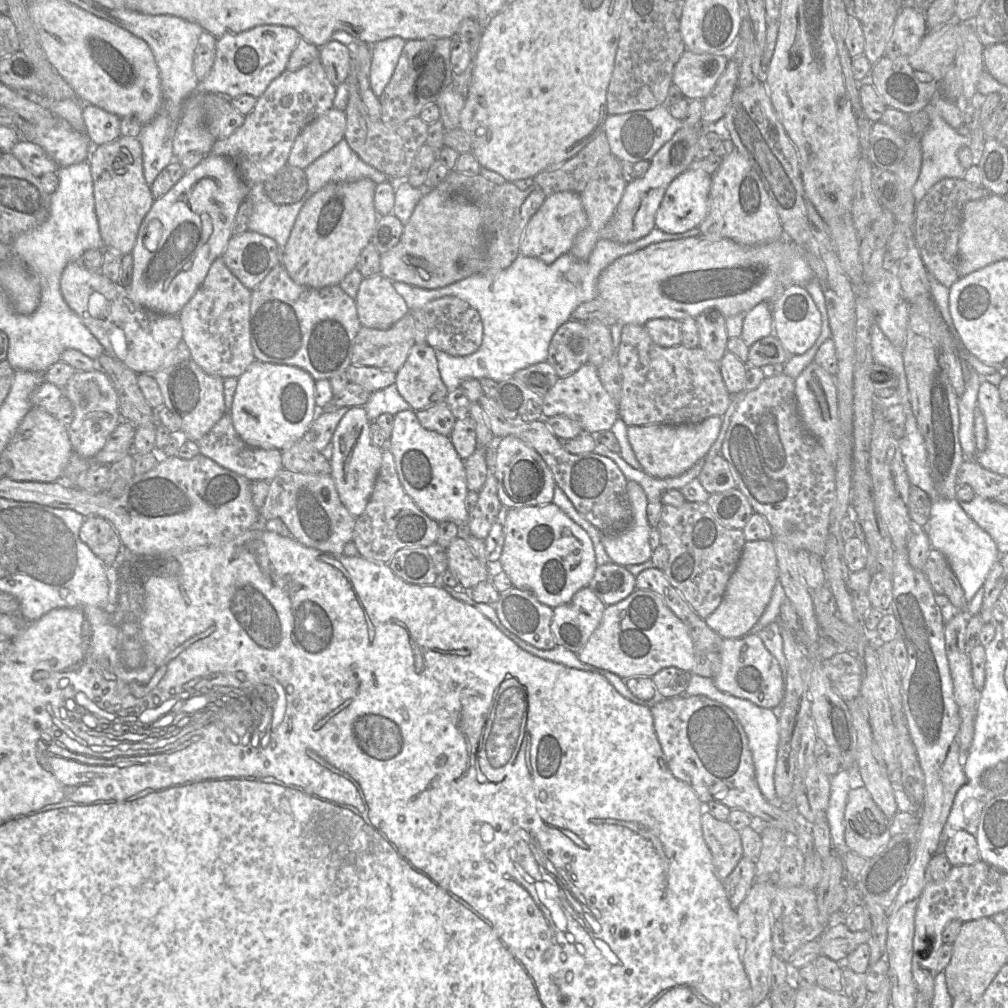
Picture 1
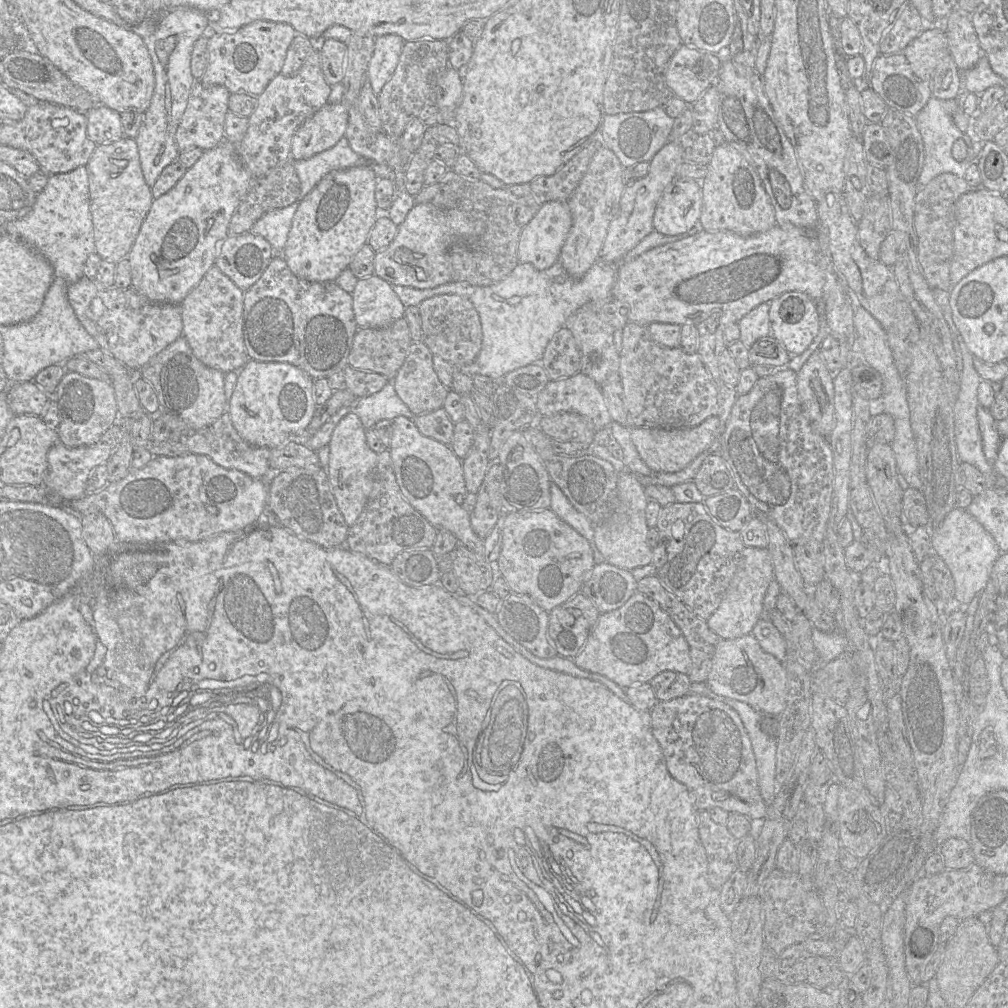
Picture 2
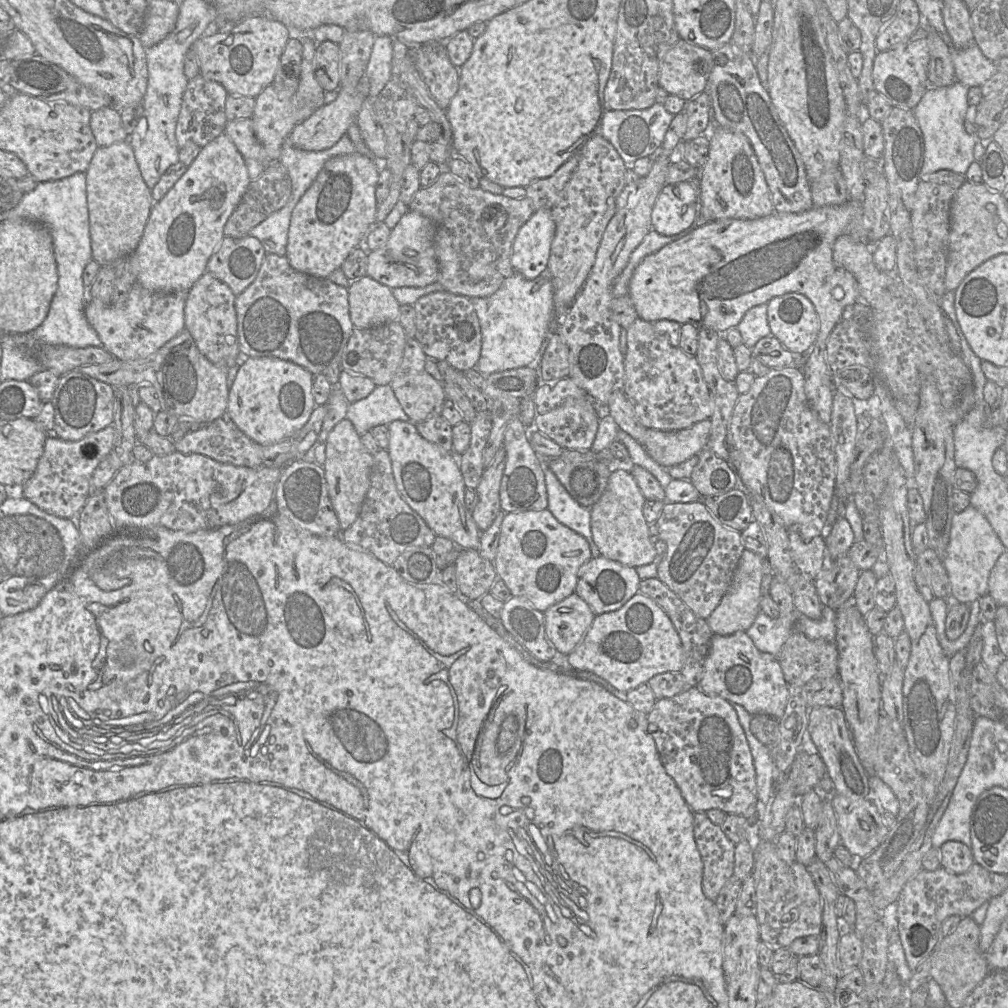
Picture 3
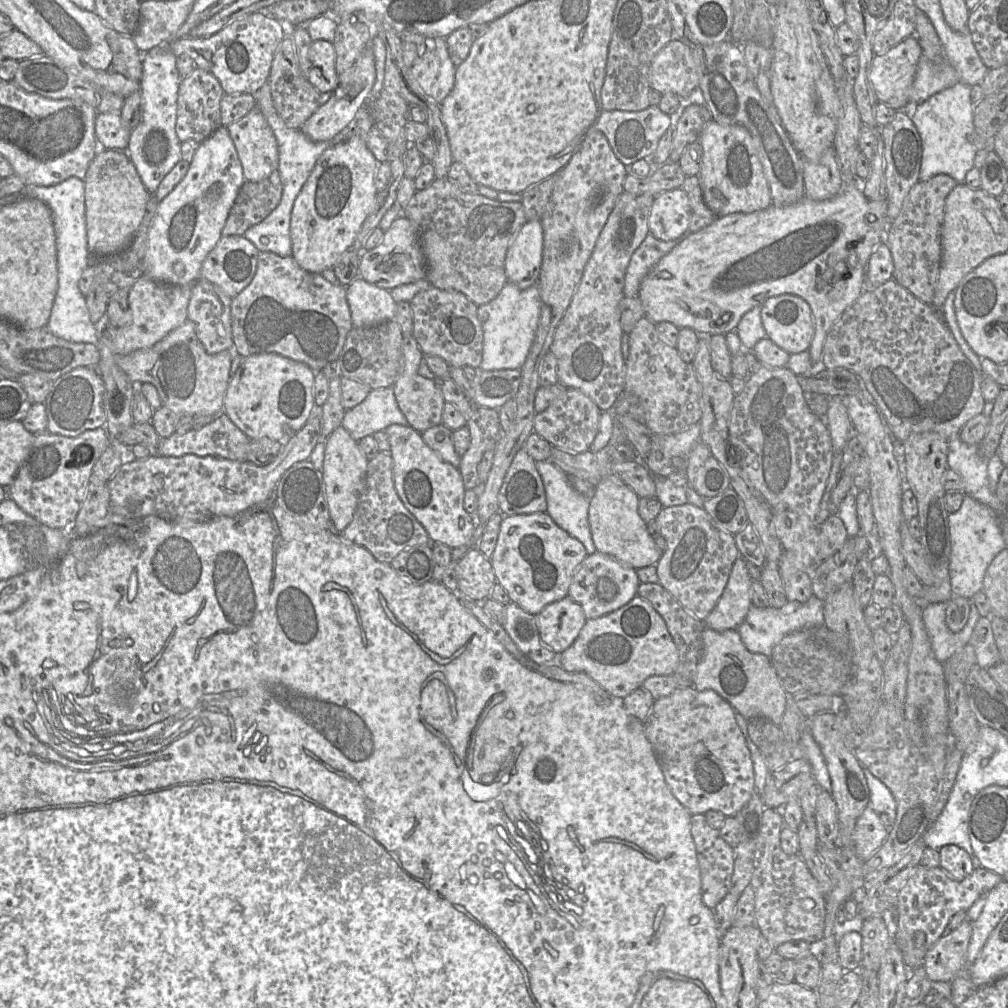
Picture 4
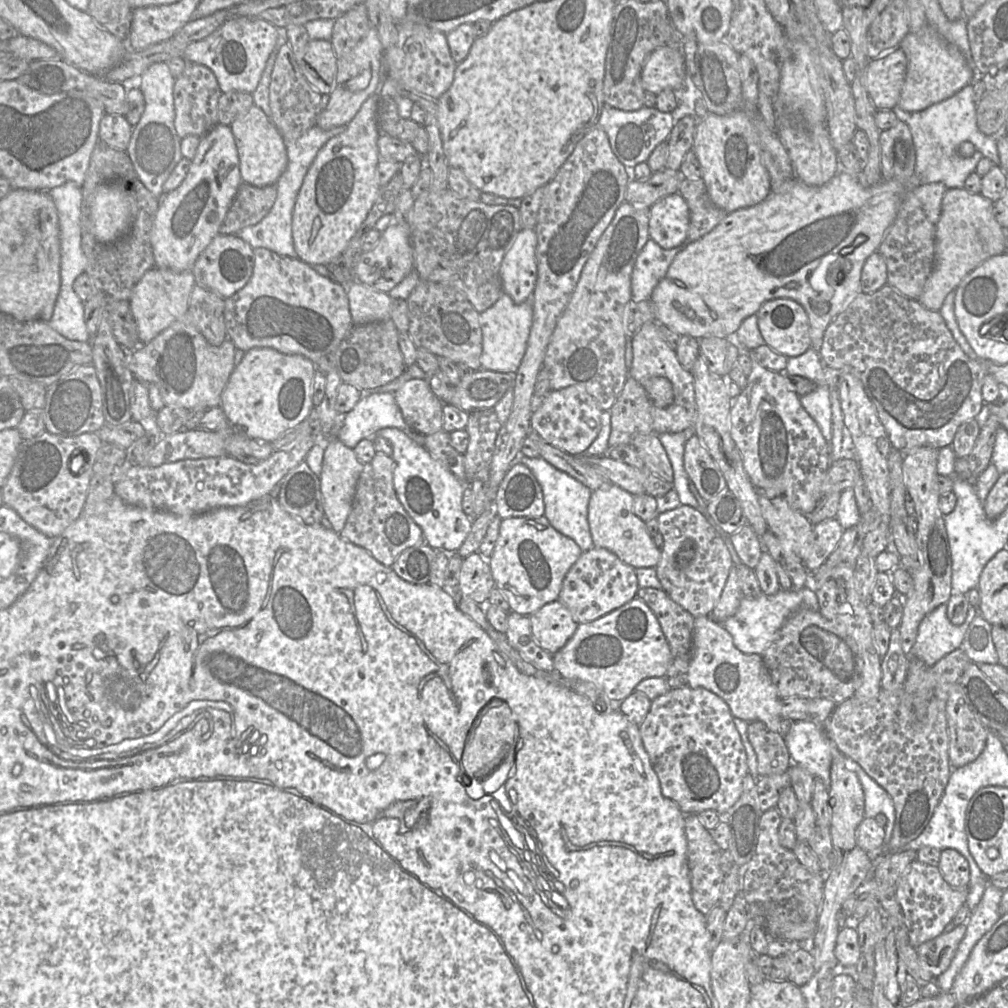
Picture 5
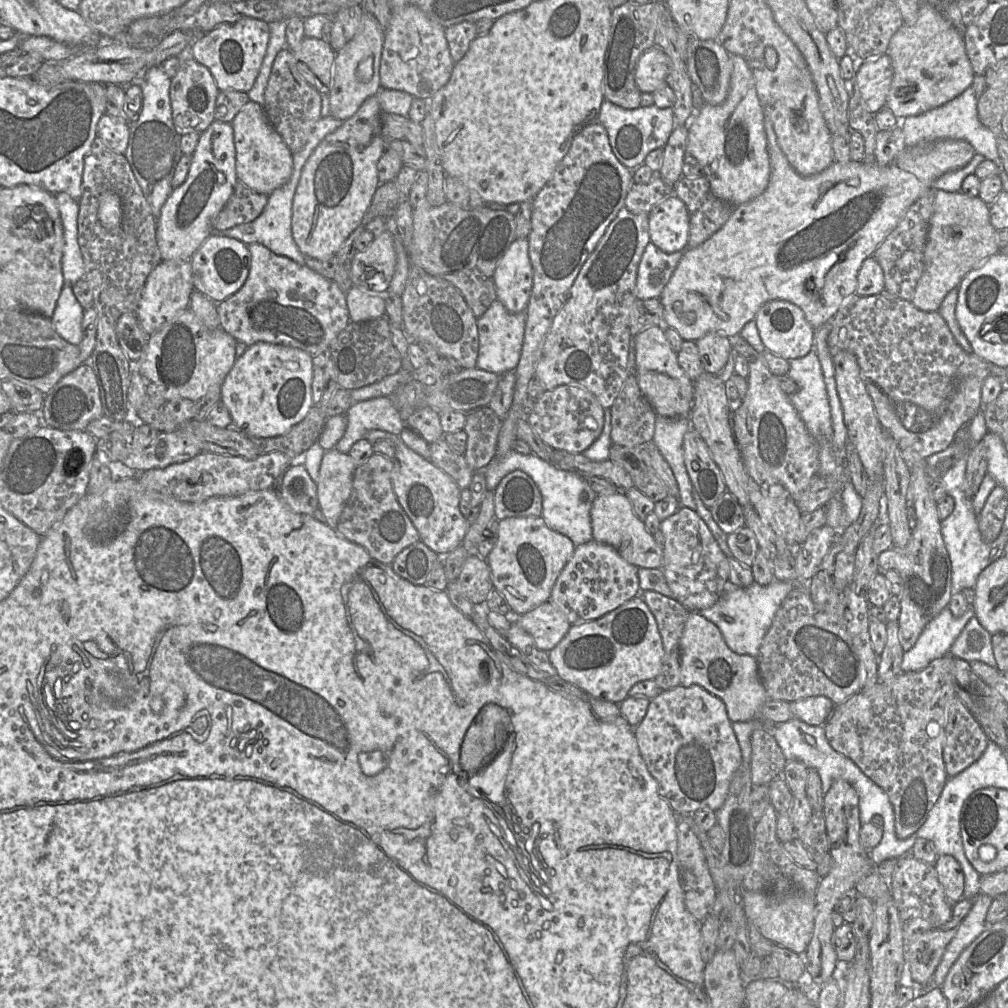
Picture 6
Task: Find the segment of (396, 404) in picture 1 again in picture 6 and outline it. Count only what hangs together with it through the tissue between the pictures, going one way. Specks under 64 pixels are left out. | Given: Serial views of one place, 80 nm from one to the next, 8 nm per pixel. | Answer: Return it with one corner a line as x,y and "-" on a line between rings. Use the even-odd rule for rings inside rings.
388,396
372,398
353,405
345,413
347,428
335,449
349,453
355,442
369,430
384,430
399,435
405,427
399,411

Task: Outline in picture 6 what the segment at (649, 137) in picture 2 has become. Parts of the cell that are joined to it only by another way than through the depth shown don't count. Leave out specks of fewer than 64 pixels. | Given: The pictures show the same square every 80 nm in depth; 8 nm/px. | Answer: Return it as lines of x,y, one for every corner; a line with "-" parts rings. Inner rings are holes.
606,99
602,102
598,122
606,128
612,152
630,170
644,164
651,151
663,148
674,129
672,108
661,109
653,104
648,107
625,109

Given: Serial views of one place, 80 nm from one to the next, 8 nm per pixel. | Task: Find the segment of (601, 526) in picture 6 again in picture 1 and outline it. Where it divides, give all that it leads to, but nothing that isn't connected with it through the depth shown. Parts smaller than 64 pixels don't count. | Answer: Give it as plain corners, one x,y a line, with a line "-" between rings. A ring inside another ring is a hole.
628,481
626,492
632,510
632,520
621,533
603,533
602,544
611,562
627,566
651,560
650,525
647,518
648,499
643,488

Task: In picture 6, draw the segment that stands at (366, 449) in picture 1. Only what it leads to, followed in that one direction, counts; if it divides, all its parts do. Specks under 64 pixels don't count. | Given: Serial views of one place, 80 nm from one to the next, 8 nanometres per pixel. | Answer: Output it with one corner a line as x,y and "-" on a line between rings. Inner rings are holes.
330,449
324,453
317,483
319,508
327,525
336,530
342,510
352,492
356,465
347,453

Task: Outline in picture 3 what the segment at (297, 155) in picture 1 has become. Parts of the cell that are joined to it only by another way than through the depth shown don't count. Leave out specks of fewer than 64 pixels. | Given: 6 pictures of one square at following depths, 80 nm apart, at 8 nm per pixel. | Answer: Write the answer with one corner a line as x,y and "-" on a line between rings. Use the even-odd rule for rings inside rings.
366,75
354,90
343,90
340,86
340,92
336,100
324,104
309,118
299,123
291,132
289,141
294,147
304,151
322,151
333,147
344,134
347,134
350,125
356,121
363,101
368,95
368,79

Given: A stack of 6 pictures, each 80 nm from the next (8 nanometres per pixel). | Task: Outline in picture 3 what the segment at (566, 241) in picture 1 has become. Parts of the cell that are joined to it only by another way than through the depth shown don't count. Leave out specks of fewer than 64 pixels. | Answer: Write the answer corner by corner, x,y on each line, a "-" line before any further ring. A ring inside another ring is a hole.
536,210
514,239
511,263
515,272
533,280
547,270
555,231
556,224
551,210

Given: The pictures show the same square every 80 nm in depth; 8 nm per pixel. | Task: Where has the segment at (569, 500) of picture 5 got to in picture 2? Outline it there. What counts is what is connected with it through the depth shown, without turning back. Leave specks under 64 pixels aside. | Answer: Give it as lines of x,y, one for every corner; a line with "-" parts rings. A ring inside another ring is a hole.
554,483
550,486
551,503
550,509
564,522
575,529
589,542
593,551
595,565
605,562
594,539
594,526
588,518
579,512
567,499
560,488

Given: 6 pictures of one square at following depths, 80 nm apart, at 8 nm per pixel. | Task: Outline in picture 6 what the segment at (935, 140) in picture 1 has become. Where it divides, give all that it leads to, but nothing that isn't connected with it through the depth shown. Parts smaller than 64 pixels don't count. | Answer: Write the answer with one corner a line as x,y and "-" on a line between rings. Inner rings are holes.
970,86
959,96
946,104
931,109
925,113
906,117
901,121
901,127
905,136
906,146
929,144
940,140
964,140
969,142
976,151
972,160
965,167
948,172
936,179
932,188
947,192
960,192
964,179
970,174
975,174
976,168
985,159
992,160
1001,167
1001,161
997,148
997,133
999,130
991,130
985,127
979,120
977,112
977,97
974,89

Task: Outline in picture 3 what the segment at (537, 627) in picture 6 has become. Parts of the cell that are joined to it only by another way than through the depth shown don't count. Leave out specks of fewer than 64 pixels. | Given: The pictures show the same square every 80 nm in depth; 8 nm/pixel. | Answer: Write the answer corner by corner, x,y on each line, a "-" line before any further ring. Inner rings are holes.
575,592
544,612
547,639
558,655
569,655
583,640
595,614

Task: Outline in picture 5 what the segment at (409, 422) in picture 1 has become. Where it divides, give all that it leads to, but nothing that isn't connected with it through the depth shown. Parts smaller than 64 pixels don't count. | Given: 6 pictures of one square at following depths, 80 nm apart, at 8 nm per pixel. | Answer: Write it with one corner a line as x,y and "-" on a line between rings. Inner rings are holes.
391,427
383,428
375,436
381,436
391,443
393,449
391,457
394,460
394,490
406,512
421,528
425,542
435,550
456,553
466,540
472,525
472,520
462,510
466,484
435,460
423,446
410,439
404,431

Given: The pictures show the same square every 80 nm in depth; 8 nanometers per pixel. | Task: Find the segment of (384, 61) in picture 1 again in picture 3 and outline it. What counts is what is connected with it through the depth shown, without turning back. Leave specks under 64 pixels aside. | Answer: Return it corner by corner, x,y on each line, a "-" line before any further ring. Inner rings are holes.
376,36
366,69
368,96
375,98
392,77
393,38

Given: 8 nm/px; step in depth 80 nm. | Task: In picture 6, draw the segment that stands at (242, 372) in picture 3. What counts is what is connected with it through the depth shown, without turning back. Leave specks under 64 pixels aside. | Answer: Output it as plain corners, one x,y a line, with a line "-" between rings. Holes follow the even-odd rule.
257,342
248,346
244,354
237,358
232,369
221,386
221,400
229,410
233,427
238,428
249,437
275,437
287,433
292,426
299,423
312,407
312,380
314,365
312,356
299,348

